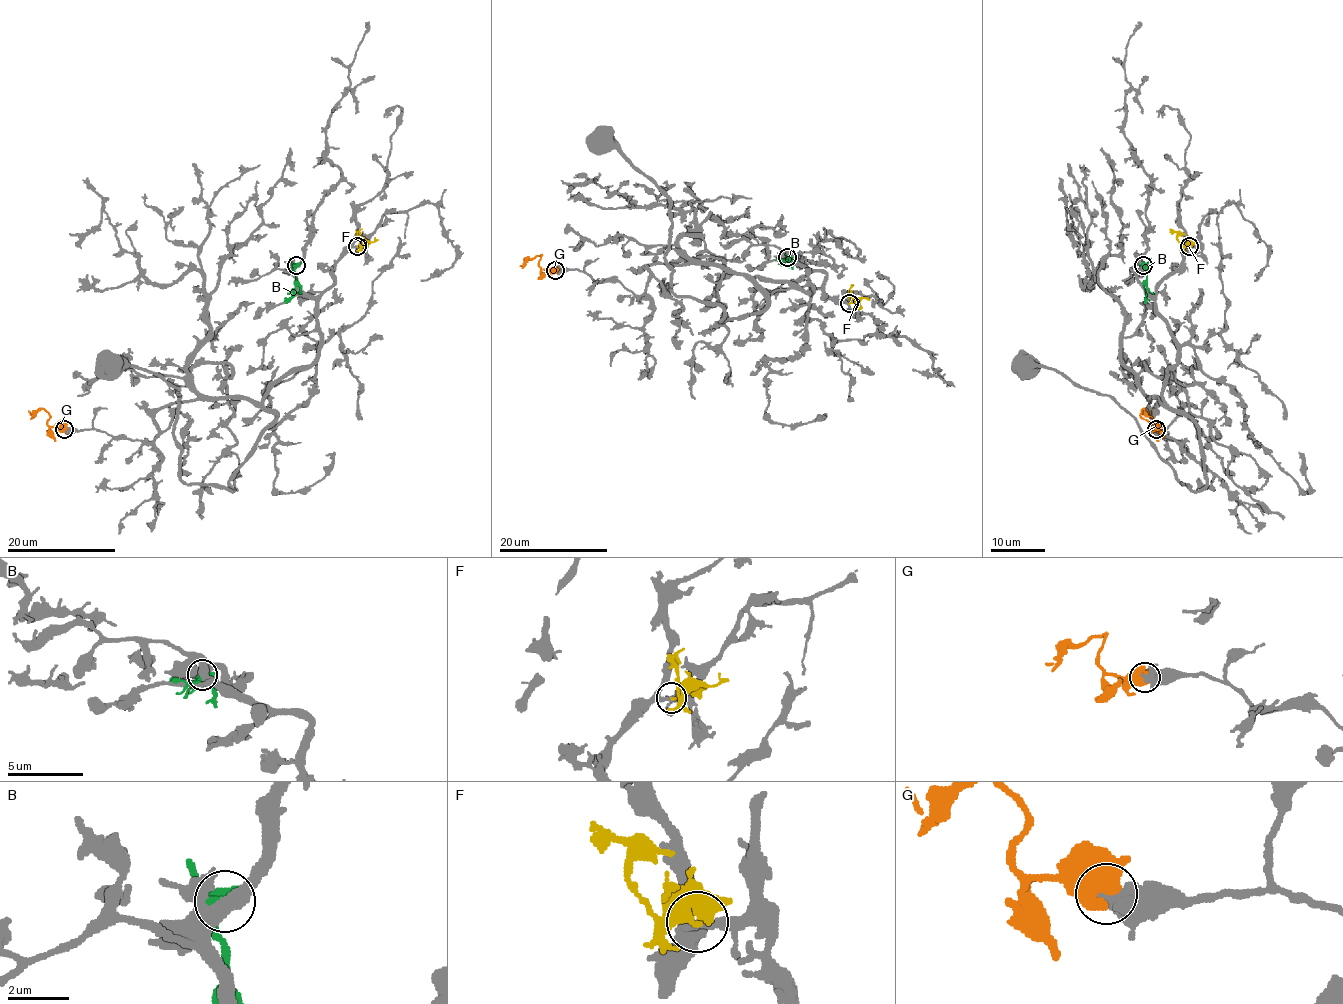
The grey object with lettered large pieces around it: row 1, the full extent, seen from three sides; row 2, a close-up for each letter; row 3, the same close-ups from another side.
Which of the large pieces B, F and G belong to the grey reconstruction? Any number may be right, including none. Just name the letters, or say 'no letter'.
no letter

